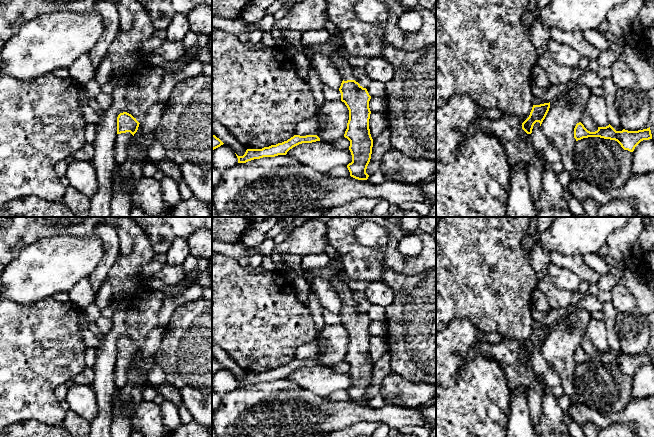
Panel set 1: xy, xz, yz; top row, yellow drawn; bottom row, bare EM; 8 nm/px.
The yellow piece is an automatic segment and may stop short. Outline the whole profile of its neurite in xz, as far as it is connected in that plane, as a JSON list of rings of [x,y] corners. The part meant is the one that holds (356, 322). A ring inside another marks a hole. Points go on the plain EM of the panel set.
[[[339,277],[329,279],[342,299],[342,307],[339,312],[341,325],[349,334],[349,344],[344,361],[350,365],[349,374],[352,386],[347,389],[350,400],[358,404],[367,404],[367,390],[371,383],[373,363],[369,353],[371,320],[366,312],[363,312],[351,300],[352,291]]]

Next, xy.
[[[127,336],[120,337],[117,341],[117,362],[115,364],[114,382],[120,388],[128,378],[128,371],[137,356],[139,346]]]

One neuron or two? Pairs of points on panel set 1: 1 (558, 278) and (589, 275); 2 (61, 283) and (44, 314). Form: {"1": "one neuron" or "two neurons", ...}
{"1": "two neurons", "2": "two neurons"}

